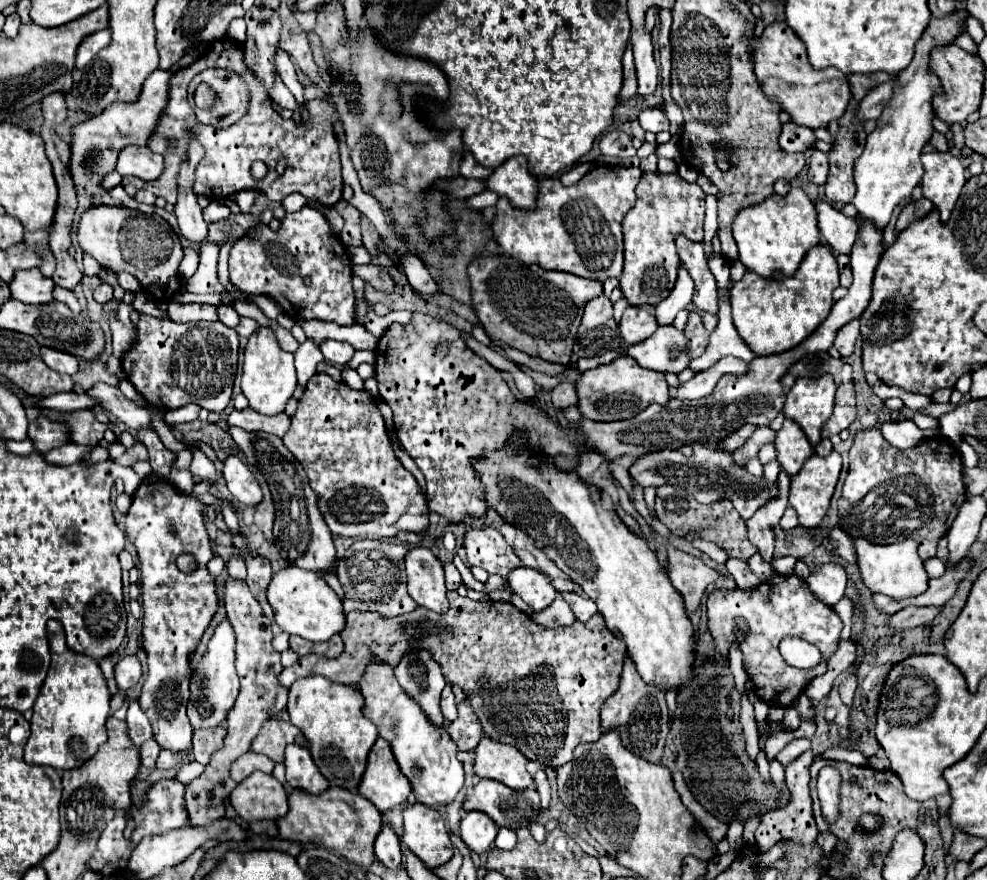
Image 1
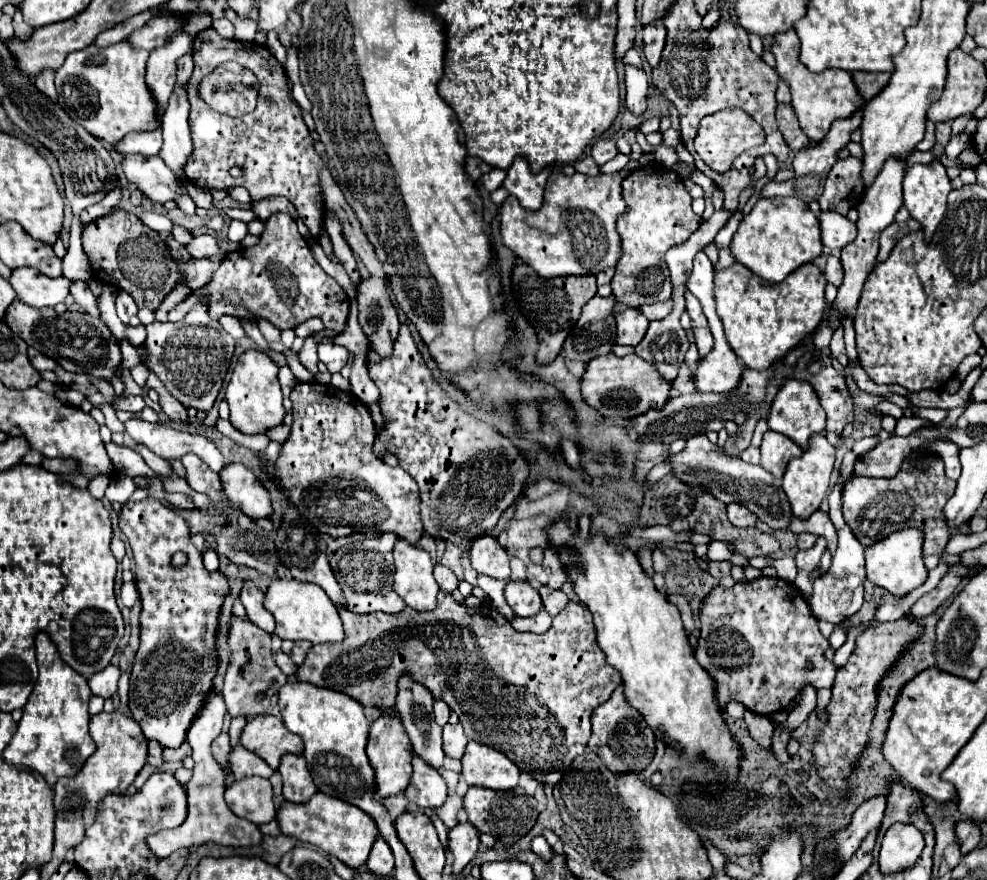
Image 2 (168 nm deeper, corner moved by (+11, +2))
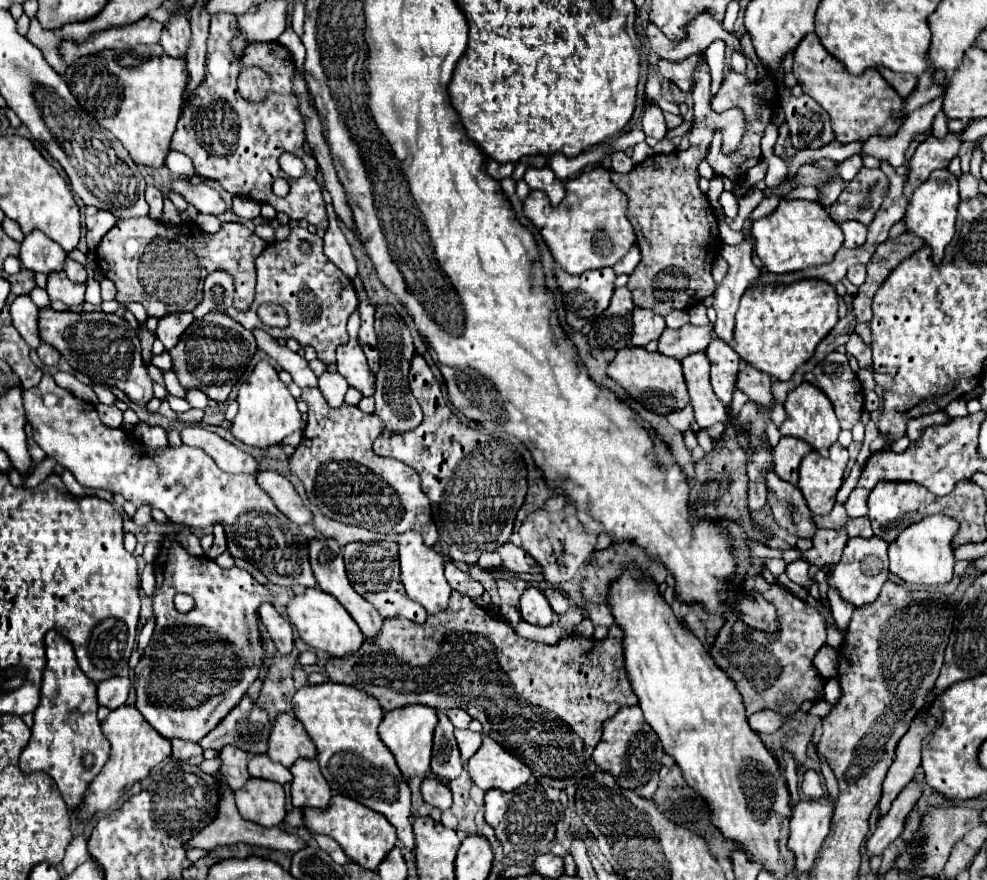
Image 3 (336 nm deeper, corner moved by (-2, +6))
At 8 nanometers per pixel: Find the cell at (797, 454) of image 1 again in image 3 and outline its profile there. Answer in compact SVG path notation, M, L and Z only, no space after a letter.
M781 437L777 447L773 447L773 471L789 483L797 483L799 479L799 463L801 459L811 451L811 445L807 445L801 439L795 437Z

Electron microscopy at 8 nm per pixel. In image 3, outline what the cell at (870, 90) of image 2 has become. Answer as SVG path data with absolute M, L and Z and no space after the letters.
M879 67L877 71L885 77L885 81L889 81L893 85L893 89L897 89L897 93L901 97L909 97L915 91L915 87L917 87L917 77L913 77L909 73L905 73L905 75L903 73L893 73L887 67Z

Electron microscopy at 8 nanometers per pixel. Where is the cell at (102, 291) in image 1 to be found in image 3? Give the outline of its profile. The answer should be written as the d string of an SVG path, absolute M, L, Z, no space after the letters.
M67 257L65 265L63 265L63 271L65 271L73 281L77 281L77 283L87 281L87 273L85 273L83 265L81 265L81 263L77 263L77 261L73 261L71 257Z

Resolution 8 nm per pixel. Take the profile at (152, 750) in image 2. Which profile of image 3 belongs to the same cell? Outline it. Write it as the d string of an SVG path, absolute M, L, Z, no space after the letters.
M173 739L173 755L171 759L175 761L185 761L193 755L203 755L203 747L199 743L193 743L193 741L183 741L183 739Z

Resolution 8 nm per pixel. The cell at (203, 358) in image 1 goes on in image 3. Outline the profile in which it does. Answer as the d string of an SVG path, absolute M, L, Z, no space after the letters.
M211 313L201 321L193 321L193 325L183 333L181 341L169 353L173 359L173 371L185 389L203 389L207 397L223 403L229 397L233 385L249 367L255 351L257 343L253 333L241 329L237 321L231 321L231 317L223 313Z

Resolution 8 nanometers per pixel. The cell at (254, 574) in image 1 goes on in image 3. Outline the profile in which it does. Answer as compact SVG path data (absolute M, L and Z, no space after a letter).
M269 603L261 605L259 615L261 615L261 621L267 627L277 651L281 655L289 655L291 649L293 649L293 629L291 629L291 625Z

